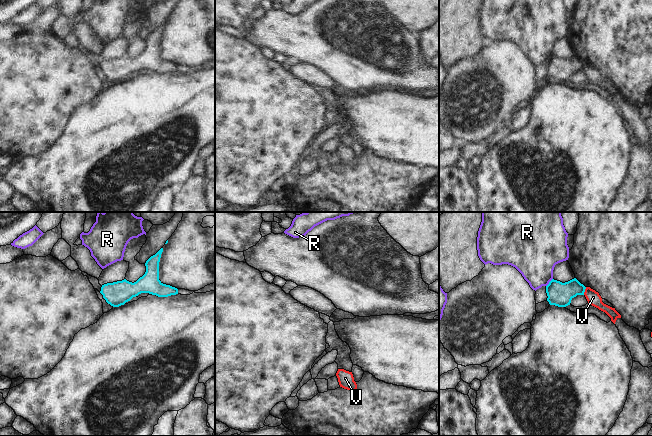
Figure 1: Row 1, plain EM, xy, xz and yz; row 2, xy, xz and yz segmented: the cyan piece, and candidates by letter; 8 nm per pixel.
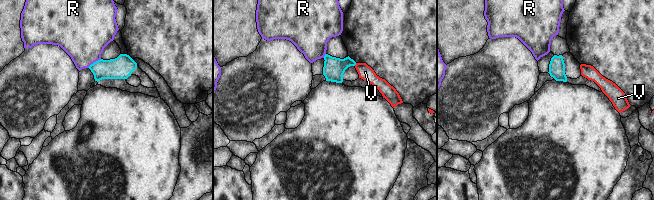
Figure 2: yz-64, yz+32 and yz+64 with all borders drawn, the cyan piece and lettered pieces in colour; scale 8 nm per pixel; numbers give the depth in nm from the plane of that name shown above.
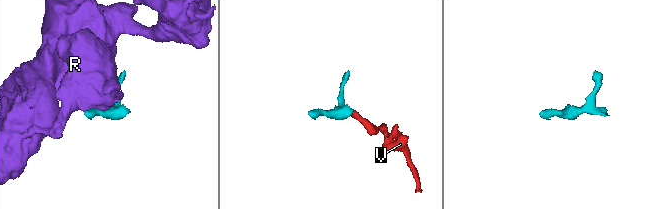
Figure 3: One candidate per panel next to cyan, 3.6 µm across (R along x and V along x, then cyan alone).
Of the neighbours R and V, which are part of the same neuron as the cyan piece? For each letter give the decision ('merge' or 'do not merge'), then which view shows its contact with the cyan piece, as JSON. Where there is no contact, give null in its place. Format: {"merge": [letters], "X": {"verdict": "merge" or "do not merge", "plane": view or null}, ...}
{"merge": [], "R": {"verdict": "do not merge", "plane": "yz"}, "V": {"verdict": "do not merge", "plane": "yz"}}

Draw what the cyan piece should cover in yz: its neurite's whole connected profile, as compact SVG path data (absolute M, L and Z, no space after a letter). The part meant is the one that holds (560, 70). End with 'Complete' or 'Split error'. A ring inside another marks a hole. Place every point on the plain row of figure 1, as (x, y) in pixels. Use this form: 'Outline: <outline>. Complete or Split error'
Outline: M576 54L565 59L552 55L546 62L547 77L550 81L566 83L577 71L584 71L585 65Z. Complete.

